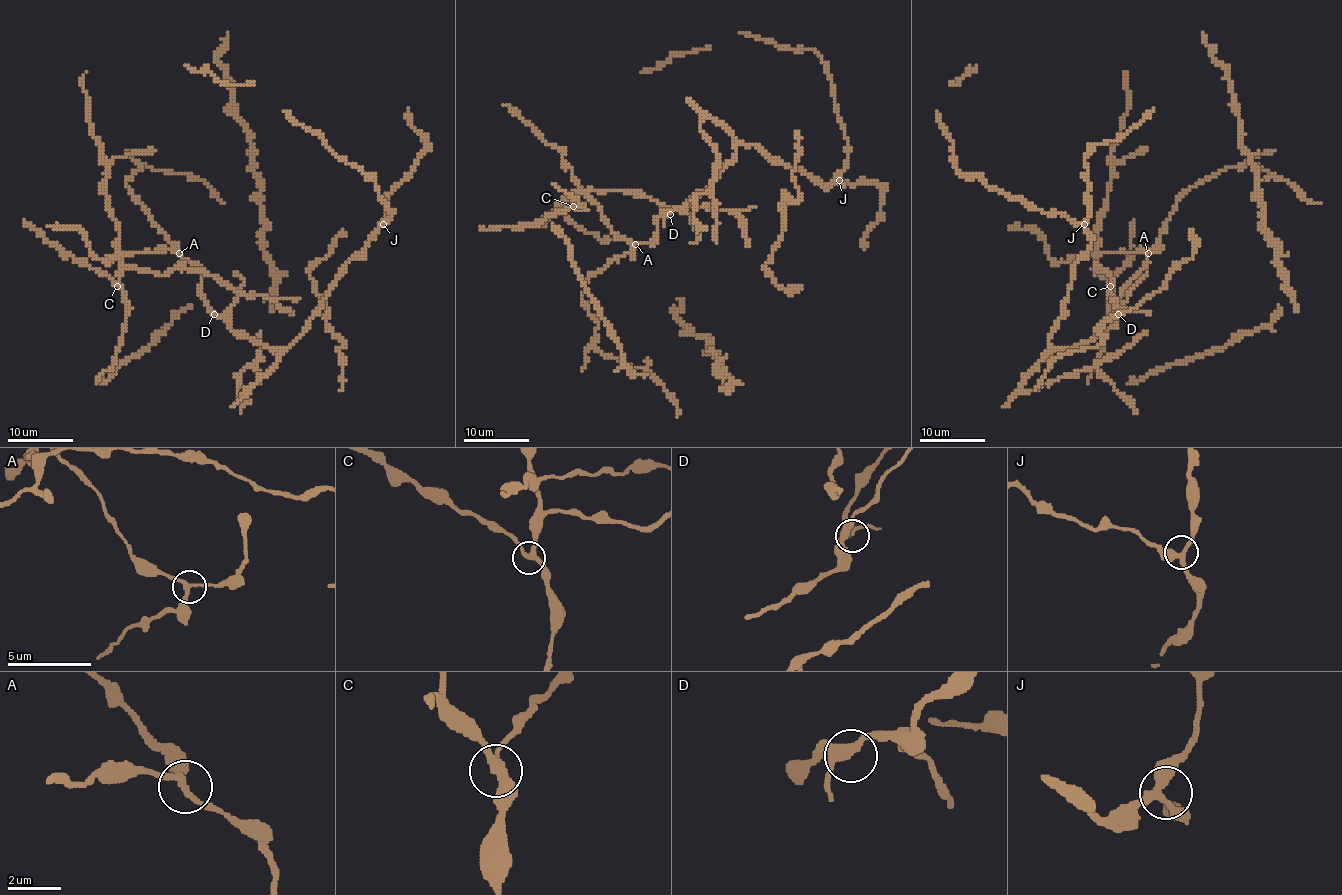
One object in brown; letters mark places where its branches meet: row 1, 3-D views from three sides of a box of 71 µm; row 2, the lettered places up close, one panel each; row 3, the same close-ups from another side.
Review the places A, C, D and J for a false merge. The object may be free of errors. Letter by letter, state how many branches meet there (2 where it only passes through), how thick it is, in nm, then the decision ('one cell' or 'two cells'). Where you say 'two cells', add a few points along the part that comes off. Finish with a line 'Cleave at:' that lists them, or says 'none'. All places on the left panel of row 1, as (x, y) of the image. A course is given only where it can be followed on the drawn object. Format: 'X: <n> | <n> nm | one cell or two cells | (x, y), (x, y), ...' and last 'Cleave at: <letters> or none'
A: 3 | 200 nm | two cells | (179, 253), (125, 182), (141, 168), (140, 164), (191, 174), (204, 181), (222, 204)
C: 3 | 240 nm | one cell
D: 3 | 280 nm | one cell
J: 3 | 320 nm | one cell
Cleave at: A

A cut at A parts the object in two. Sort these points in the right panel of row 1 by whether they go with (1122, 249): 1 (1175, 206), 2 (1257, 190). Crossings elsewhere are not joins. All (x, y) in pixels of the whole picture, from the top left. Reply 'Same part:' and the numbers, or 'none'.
Same part: 1

